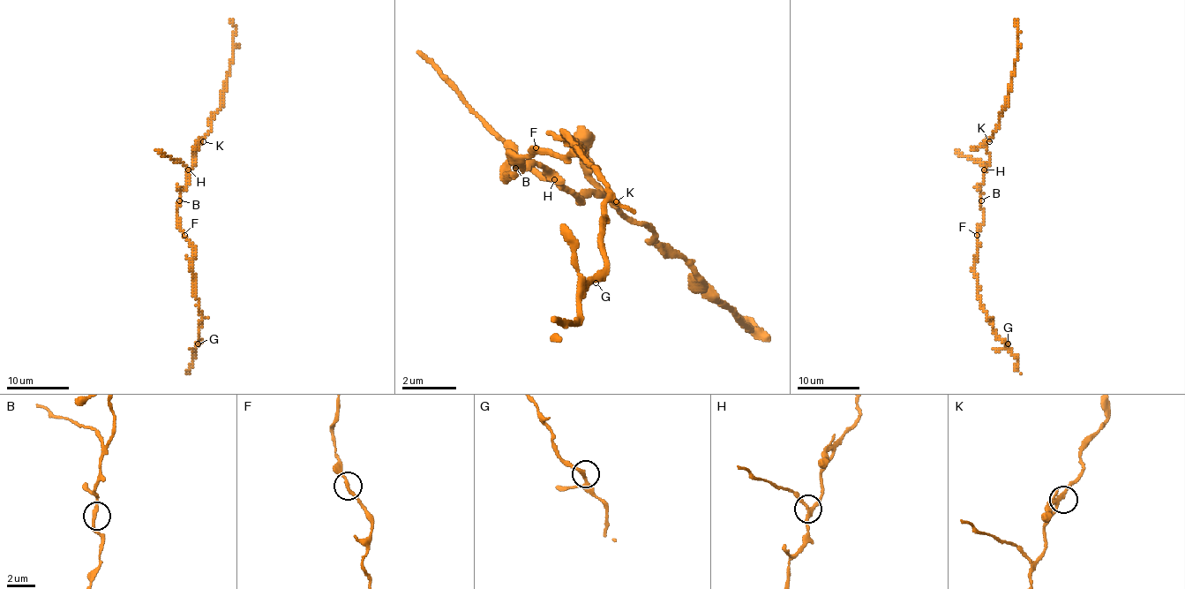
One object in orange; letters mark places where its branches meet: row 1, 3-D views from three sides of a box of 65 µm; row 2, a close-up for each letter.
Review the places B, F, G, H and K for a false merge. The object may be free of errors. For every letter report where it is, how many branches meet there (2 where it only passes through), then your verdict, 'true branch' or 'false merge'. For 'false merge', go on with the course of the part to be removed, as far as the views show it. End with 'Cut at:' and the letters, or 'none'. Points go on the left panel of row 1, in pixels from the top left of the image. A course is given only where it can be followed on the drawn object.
B: at (179, 200); 2 branches meet; true branch
F: at (184, 235); 2 branches meet; true branch
G: at (198, 343); 3 branches meet; true branch
H: at (188, 169); 3 branches meet; false merge; foreign part runs (189, 169), (181, 162), (156, 151)
K: at (203, 141); 3 branches meet; true branch
Cut at: H

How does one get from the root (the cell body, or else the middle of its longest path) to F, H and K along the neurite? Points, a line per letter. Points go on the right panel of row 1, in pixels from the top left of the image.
F: (979, 200), (983, 222), (977, 235)
H: (979, 200), (985, 169)
K: (979, 200), (983, 172), (989, 164), (989, 141)

